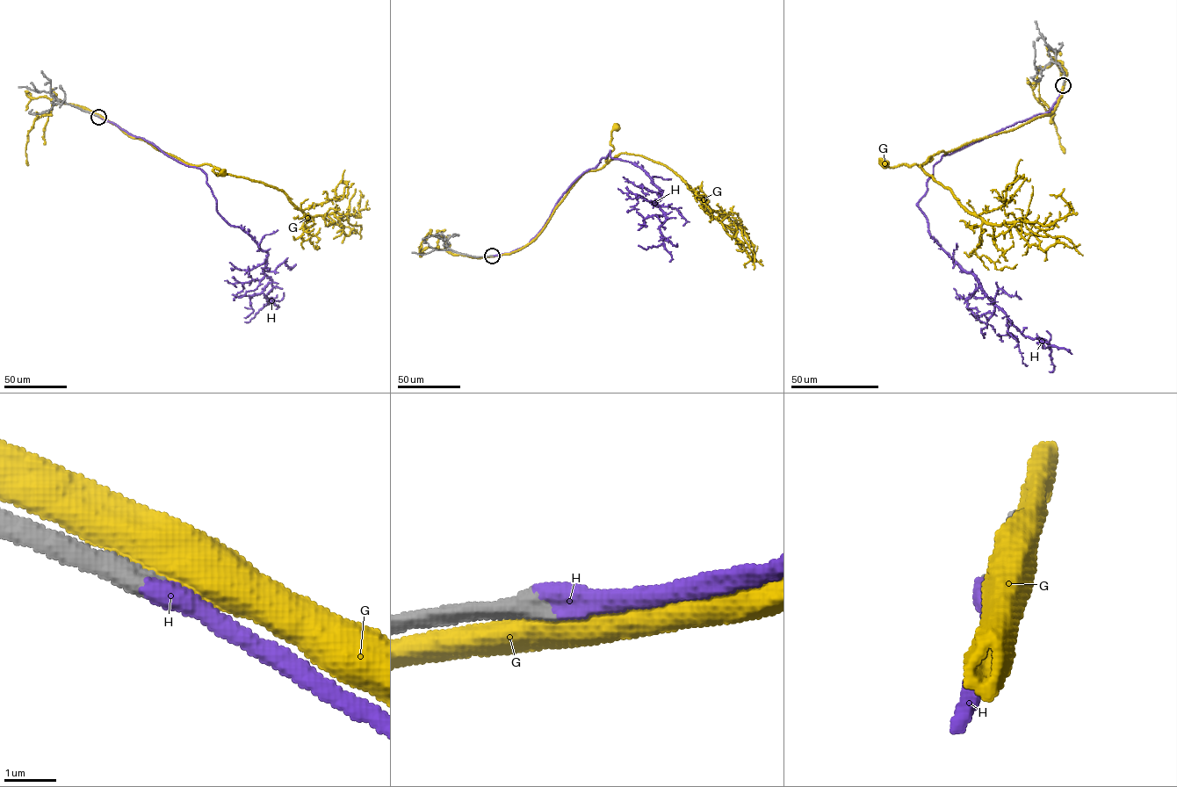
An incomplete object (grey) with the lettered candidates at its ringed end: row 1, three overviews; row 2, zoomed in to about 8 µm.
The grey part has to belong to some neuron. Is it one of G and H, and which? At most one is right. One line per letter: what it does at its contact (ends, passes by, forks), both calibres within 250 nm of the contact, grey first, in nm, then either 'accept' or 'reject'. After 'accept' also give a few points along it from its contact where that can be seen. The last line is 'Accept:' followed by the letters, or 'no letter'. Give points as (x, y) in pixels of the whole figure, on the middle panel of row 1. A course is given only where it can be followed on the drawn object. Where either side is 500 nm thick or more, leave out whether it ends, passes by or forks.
G: 500/550 nm | reject
H: it ends | 460/480 nm | accept | via (492, 256), (527, 245), (568, 187), (610, 151), (640, 167), (660, 192), (664, 244), (638, 245)
Accept: H

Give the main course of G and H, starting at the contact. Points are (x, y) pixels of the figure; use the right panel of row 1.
G: (1064, 84), (1056, 108), (1049, 114), (945, 153), (939, 151), (921, 166), (884, 165)
H: (1063, 84), (1049, 111), (943, 155), (918, 203), (930, 236), (1023, 335), (1045, 340), (1049, 371)

